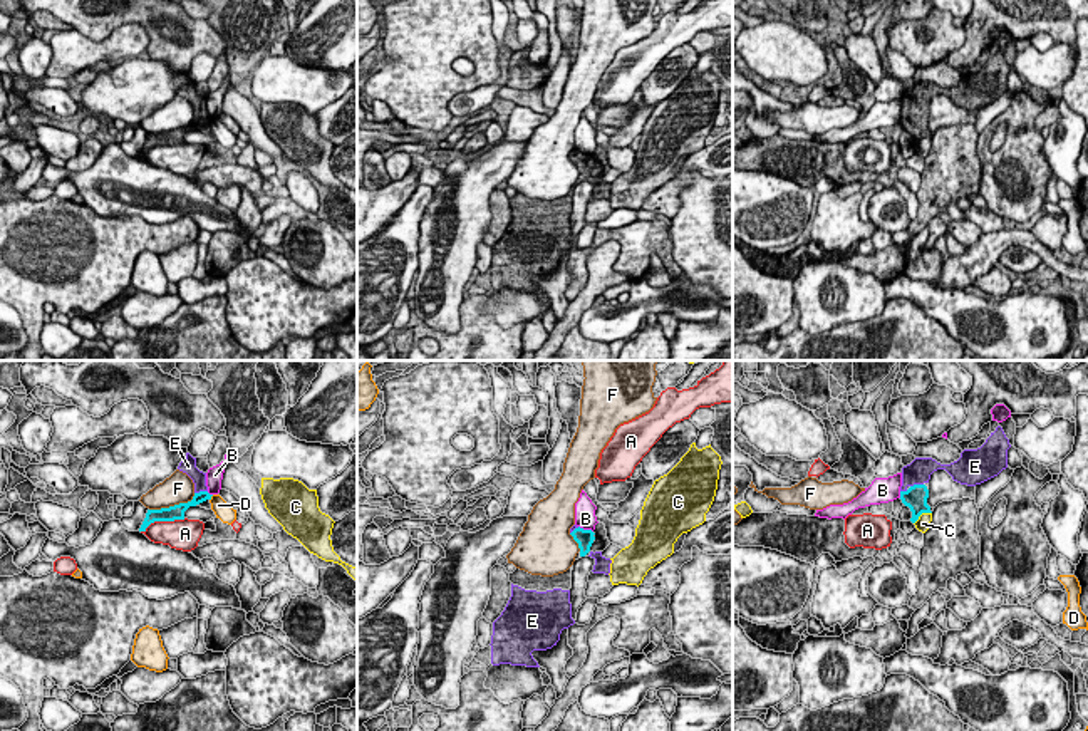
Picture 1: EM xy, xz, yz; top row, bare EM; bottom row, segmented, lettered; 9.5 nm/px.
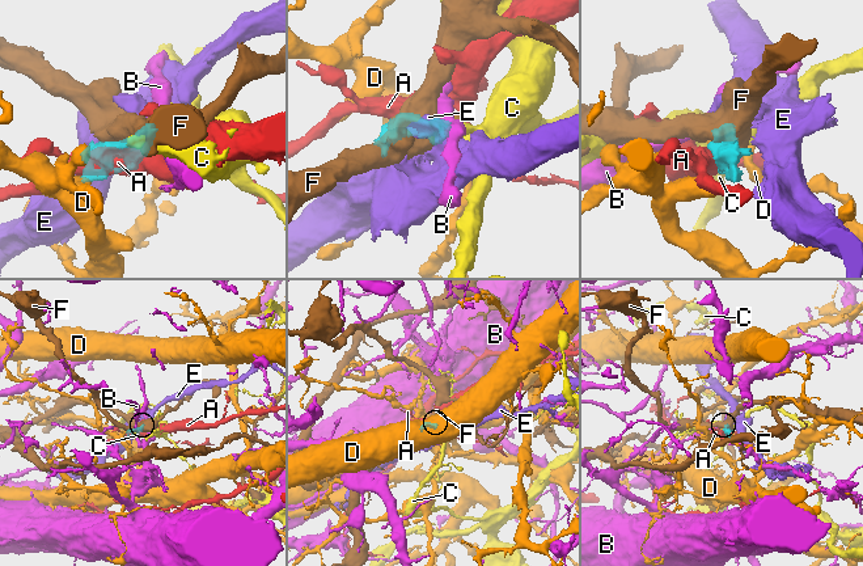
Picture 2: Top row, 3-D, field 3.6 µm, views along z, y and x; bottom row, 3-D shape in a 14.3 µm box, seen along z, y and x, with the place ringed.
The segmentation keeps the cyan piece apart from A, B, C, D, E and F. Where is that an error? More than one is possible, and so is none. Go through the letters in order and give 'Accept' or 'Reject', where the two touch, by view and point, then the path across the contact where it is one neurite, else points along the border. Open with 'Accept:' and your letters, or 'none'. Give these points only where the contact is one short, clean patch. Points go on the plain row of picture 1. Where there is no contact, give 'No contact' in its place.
Accept: E
A: Reject. Touches cyan at xy (163, 145)
B: Reject. Touches cyan at xz (585, 155). Boundary: xz (579, 150), (592, 156)
C: Reject. Touches cyan at yz (921, 138). Boundary: yz (931, 136), (924, 136), (914, 148)
D: Reject. Touches cyan at xy (210, 123). Boundary: xy (213, 119), (210, 124)
E: Accept. Touches cyan at xy (200, 116). Path across: xy (200, 121), (200, 116), (200, 104), (190, 93)
F: Reject. Touches cyan at xy (175, 129)

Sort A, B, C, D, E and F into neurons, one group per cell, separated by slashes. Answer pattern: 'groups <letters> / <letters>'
groups A / B / C / D / E / F

